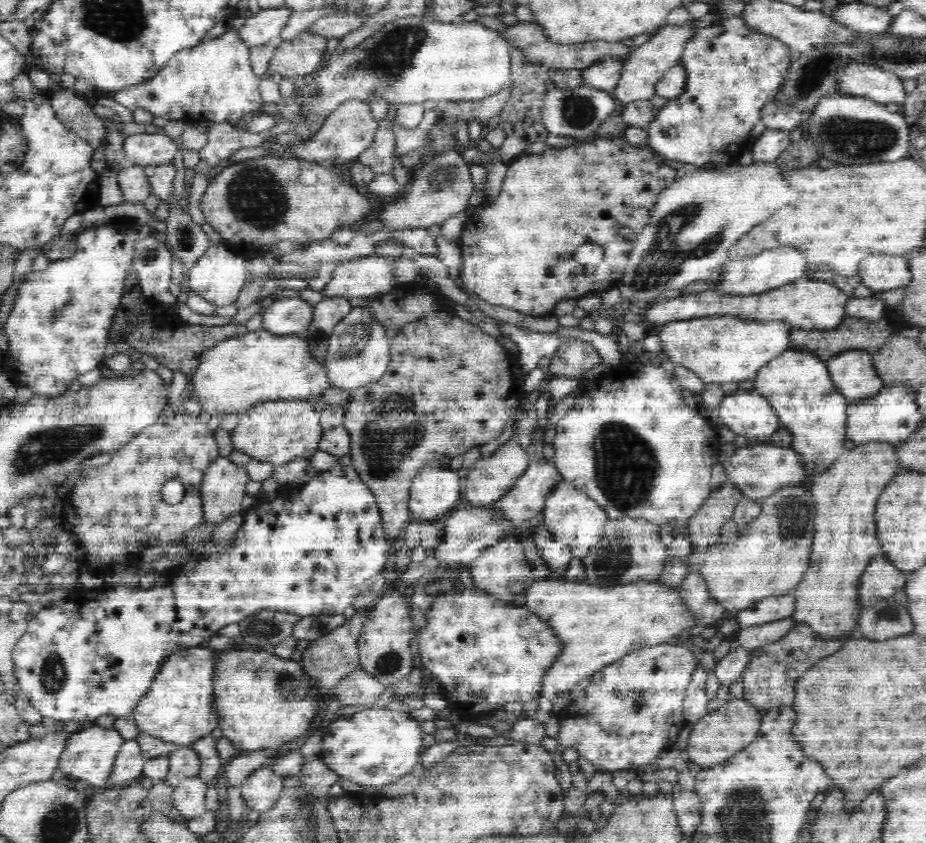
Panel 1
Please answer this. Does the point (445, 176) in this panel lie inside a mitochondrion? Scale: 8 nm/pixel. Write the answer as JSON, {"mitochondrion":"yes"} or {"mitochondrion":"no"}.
{"mitochondrion":"yes"}

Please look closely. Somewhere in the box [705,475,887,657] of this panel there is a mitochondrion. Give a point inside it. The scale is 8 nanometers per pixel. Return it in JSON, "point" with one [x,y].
{"point":[794,512]}

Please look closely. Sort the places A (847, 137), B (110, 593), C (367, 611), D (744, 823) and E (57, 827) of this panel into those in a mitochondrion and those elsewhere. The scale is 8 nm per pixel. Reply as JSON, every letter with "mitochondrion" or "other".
{"A":"mitochondrion","B":"other","C":"other","D":"mitochondrion","E":"mitochondrion"}

